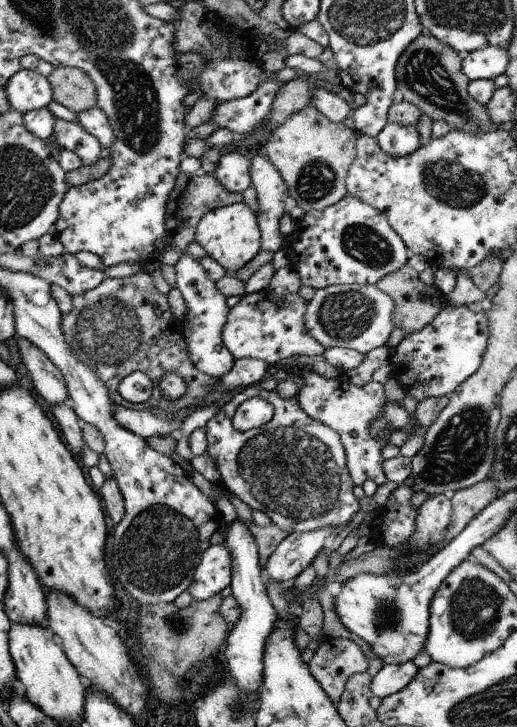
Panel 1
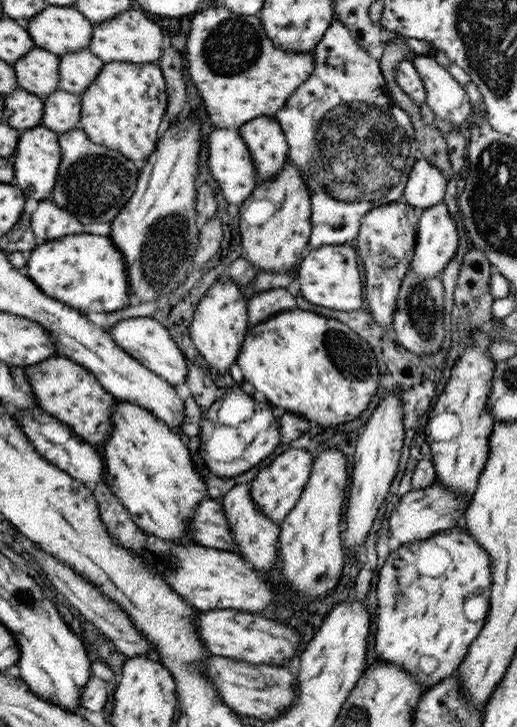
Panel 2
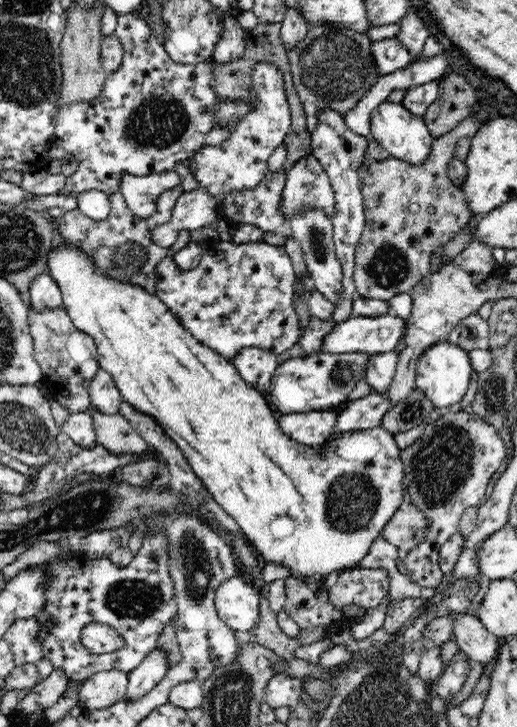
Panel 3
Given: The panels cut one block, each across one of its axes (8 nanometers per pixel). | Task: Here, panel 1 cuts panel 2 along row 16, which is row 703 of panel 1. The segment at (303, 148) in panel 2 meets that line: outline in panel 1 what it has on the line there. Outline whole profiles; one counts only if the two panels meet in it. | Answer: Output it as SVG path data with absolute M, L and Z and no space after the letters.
M324 637L309 661L312 676L336 705L353 674L368 670L368 658L351 639Z

